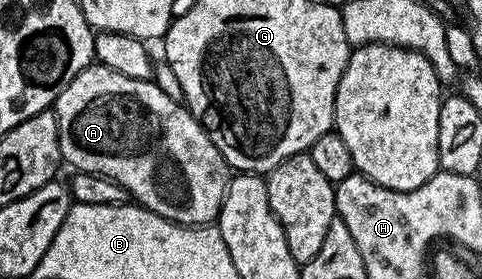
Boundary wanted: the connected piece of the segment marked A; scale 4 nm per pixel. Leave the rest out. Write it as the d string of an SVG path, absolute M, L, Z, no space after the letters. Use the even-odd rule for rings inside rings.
M91 63L84 71L80 71L80 75L76 75L72 79L72 83L68 83L68 87L64 87L64 91L60 91L60 95L54 100L52 112L58 116L58 134L60 135L62 160L67 166L71 165L71 170L79 173L97 173L100 177L115 181L117 185L126 189L127 194L137 204L150 209L164 219L173 221L175 225L196 226L217 222L218 213L222 209L222 204L226 198L226 189L230 186L232 170L220 155L220 151L212 143L212 139L203 131L201 123L193 117L185 104L181 101L168 99L168 95L164 95L164 91L160 91L160 87L154 84L153 80L132 79L128 75L120 75L120 71L112 71L103 65Z

